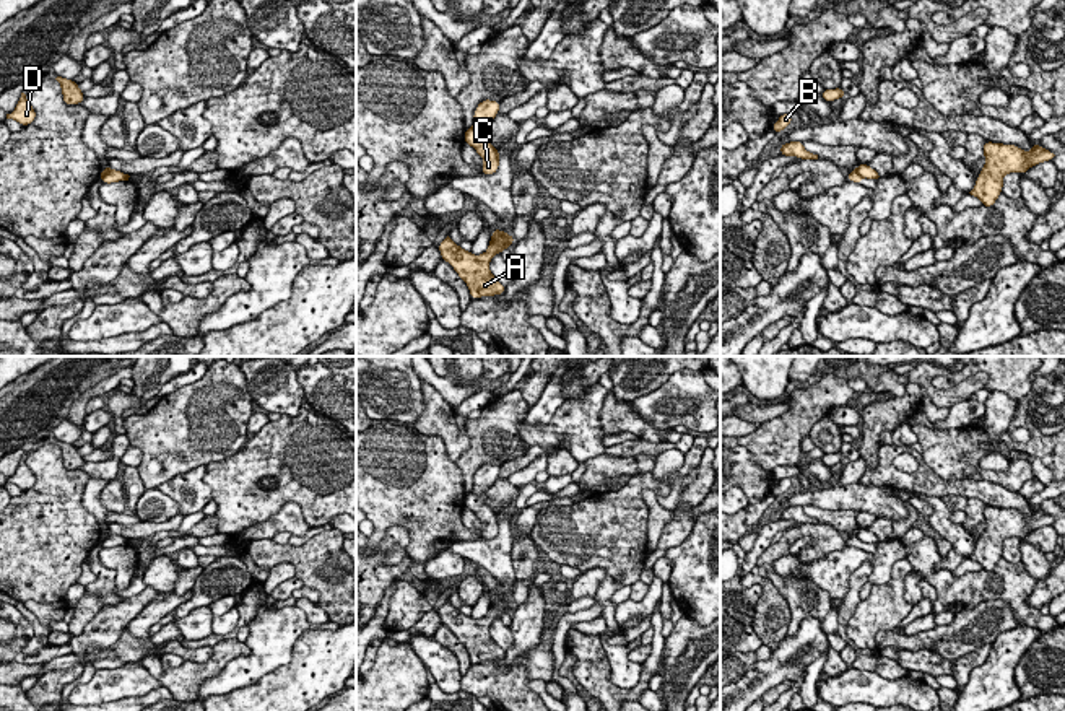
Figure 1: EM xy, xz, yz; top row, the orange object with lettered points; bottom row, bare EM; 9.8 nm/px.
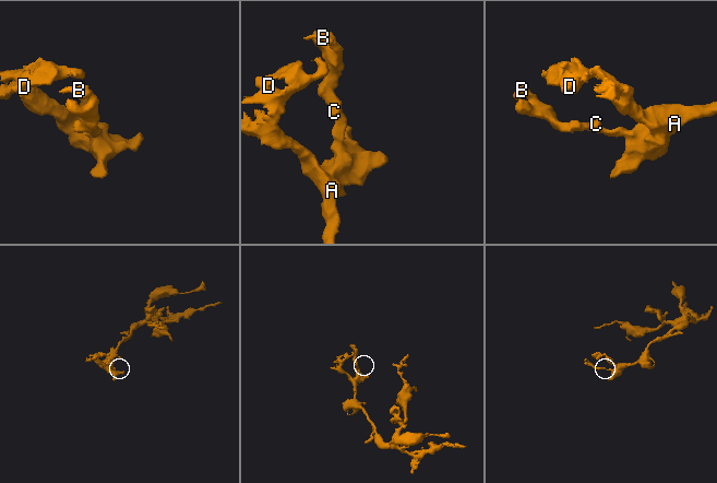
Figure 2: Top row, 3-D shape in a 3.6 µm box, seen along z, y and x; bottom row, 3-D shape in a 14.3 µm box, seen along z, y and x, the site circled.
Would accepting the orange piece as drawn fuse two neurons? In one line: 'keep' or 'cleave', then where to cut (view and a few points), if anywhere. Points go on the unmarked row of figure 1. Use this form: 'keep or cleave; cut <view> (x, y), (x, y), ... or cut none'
cleave; cut xz (472, 492), (477, 497)

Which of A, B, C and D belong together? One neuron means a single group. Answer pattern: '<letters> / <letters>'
A C D / B

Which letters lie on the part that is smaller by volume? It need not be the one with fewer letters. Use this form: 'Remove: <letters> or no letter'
Remove: B

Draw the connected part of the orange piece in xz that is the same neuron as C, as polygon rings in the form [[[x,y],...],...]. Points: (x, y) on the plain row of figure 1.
[[[465,495],[465,509],[470,509],[485,524],[483,539],[494,539],[499,532],[499,516],[476,495]]]

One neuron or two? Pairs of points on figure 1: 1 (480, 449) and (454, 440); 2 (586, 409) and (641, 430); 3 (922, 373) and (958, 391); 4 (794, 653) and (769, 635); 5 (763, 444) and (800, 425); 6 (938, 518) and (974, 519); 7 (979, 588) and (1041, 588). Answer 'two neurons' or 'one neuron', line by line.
1: two neurons
2: two neurons
3: one neuron
4: two neurons
5: one neuron
6: two neurons
7: two neurons

